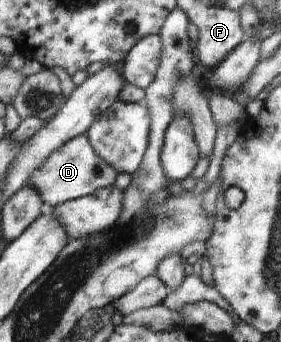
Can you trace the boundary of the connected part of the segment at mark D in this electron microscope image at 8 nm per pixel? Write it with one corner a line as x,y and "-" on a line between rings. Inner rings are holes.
86,134
78,135
65,142
58,150
51,152
40,166
32,171
29,182
41,201
45,209
53,209
66,201
77,199
94,193
98,189
103,189
114,184
117,172
101,159
96,151
90,146

